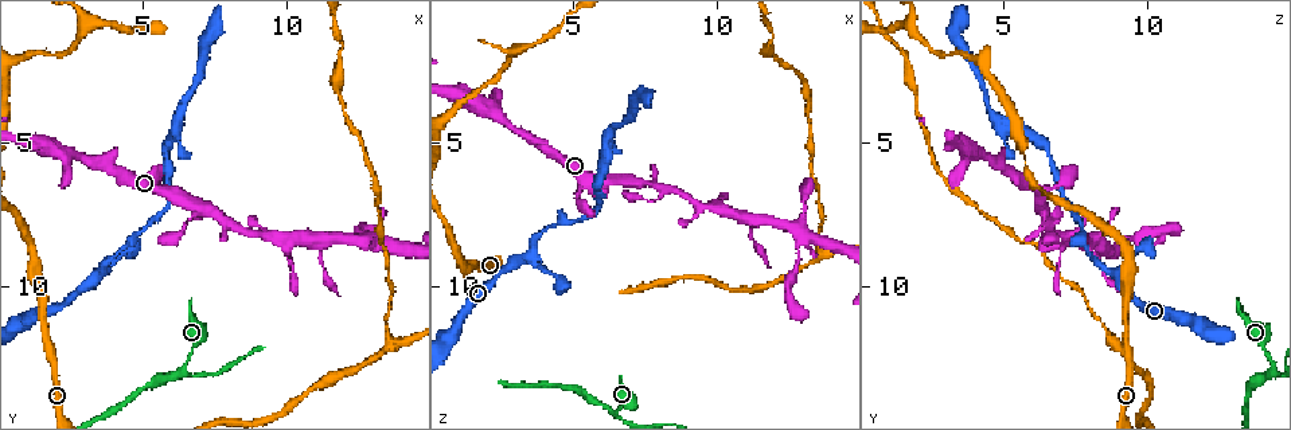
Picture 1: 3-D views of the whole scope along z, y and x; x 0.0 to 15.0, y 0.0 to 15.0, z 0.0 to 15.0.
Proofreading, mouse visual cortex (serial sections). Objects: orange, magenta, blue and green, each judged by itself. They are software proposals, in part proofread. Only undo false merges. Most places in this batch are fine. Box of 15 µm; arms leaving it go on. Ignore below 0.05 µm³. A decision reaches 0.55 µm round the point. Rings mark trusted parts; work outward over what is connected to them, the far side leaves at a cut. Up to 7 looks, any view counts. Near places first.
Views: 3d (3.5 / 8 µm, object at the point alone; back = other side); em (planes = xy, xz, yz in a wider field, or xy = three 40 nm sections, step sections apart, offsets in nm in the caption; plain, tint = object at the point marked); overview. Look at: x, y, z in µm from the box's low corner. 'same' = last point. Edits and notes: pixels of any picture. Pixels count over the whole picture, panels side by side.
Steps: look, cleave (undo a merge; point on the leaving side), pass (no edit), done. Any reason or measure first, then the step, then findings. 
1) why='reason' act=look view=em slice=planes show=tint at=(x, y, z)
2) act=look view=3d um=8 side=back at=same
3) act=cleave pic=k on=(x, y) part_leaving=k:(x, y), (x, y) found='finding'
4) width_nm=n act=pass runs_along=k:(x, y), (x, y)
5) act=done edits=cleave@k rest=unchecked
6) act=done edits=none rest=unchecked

why='two arms in line, one across' act=look view=3d um=8 at=(6.3, 13.0, 14.3)

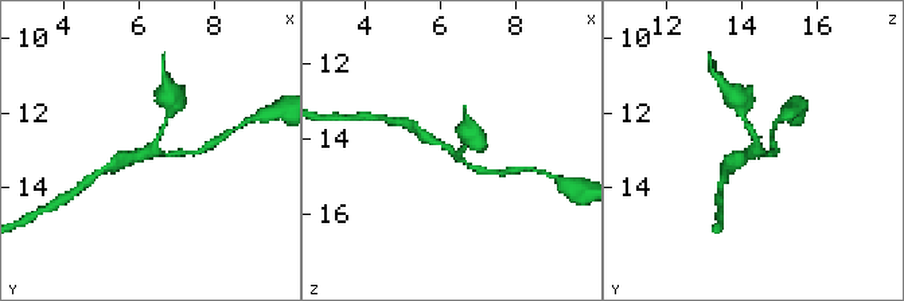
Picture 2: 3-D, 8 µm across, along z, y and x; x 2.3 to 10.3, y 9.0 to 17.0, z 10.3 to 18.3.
why='zoom in' act=look view=3d um=3.5 at=(6.3, 13.1, 14.3)

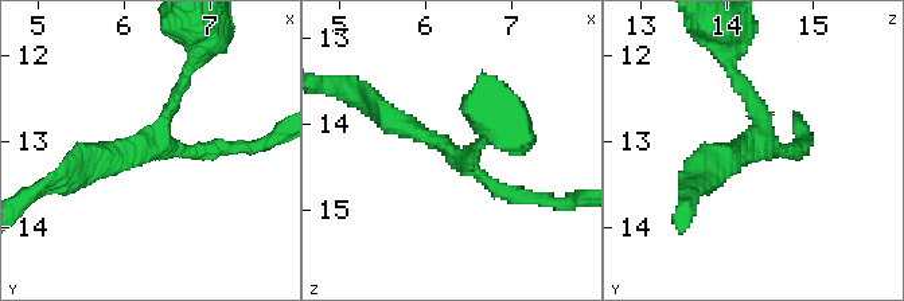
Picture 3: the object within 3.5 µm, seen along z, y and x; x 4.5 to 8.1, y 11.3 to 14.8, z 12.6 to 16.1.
arms=3 arm_widths_nm=150,200,250 act=look view=em slice=xy step=2 show=tint at=(6.35, 13.00, 14.40)

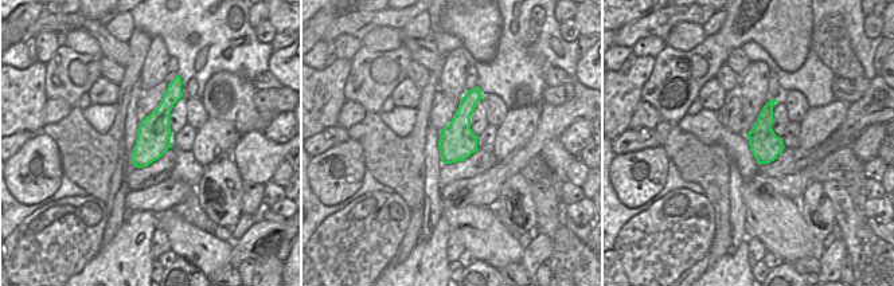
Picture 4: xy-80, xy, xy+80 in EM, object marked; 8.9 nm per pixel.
width_nm=320 act=pass runs_along=3:(189, 70), (147, 152), (81, 165) found='all the same cell'

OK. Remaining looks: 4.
why='a narrow waist' act=look view=3d um=3.5 at=(3.9, 9.0, 8.0)

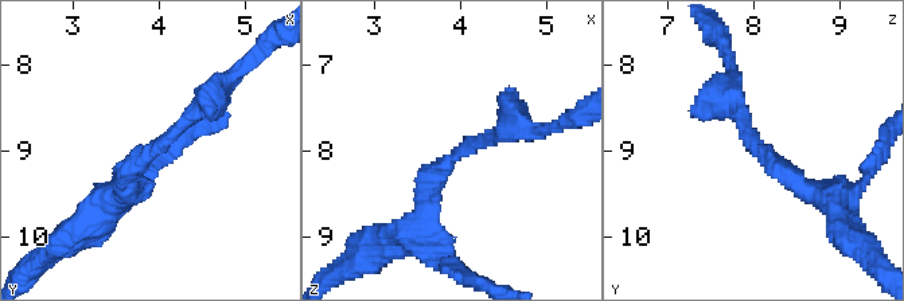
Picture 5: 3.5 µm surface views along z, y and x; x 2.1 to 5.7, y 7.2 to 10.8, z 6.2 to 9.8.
why='shape alone is not enough' act=look view=em slice=planes show=tint at=(4.00, 9.00, 8.00)

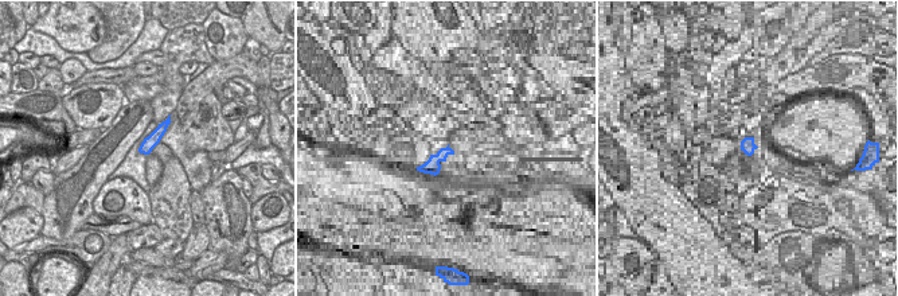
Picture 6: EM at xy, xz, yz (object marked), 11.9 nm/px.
arm_widths_nm=200,250 act=pass runs_along=5:(123, 195), (127, 175), (221, 83) found='all the same cell'

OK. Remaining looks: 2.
why='a fork' act=look view=em slice=xy step=1 show=tint at=(6.2, 4.5, 4.9)

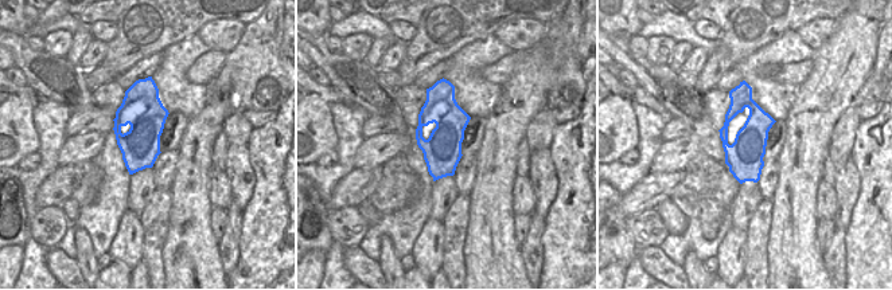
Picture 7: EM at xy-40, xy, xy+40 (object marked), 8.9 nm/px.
act=look view=3d um=3.5 at=same

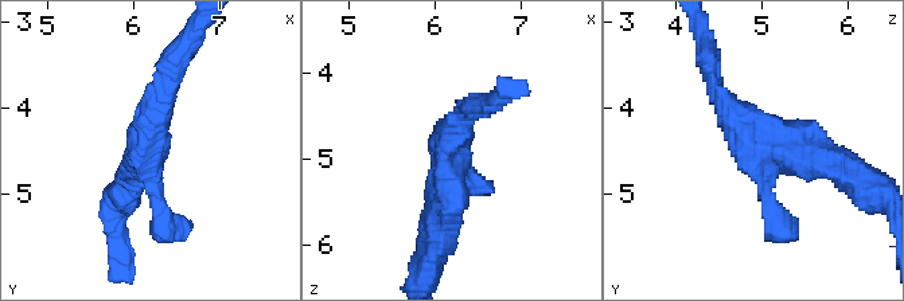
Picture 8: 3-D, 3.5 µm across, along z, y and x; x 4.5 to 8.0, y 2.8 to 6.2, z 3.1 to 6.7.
width_nm=440 act=pass runs_along=8:(842, 169), (760, 157), (714, 88) found='one cell here'

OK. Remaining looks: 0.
act=done edits=none rest=unchecked

